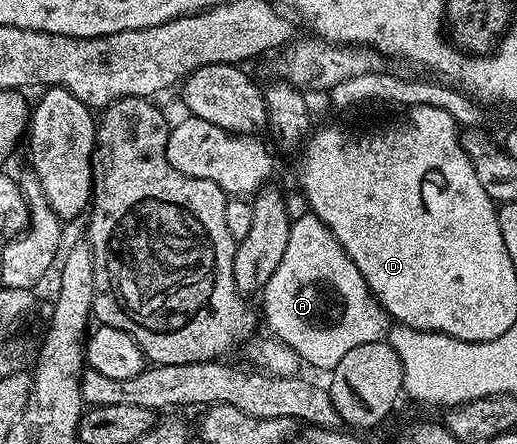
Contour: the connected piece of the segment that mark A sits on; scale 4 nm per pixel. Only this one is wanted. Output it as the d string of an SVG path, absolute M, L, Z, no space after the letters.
M314 215L308 217L296 217L290 227L290 239L286 243L286 251L282 254L282 263L278 263L278 271L274 271L274 275L270 275L270 279L265 283L262 290L262 298L264 297L264 317L262 313L262 321L268 324L267 332L271 336L277 337L282 343L289 345L296 354L300 356L301 362L305 366L313 365L316 369L324 369L330 371L340 360L350 352L353 347L362 347L362 343L378 343L385 340L386 334L390 329L390 318L384 312L376 301L376 297L370 291L370 287L366 283L366 279L362 279L362 271L358 271L358 267L354 267L354 263L350 259L350 255L346 255L346 251L342 247L342 243L338 243L338 239L334 239L334 235L330 230L321 223Z

